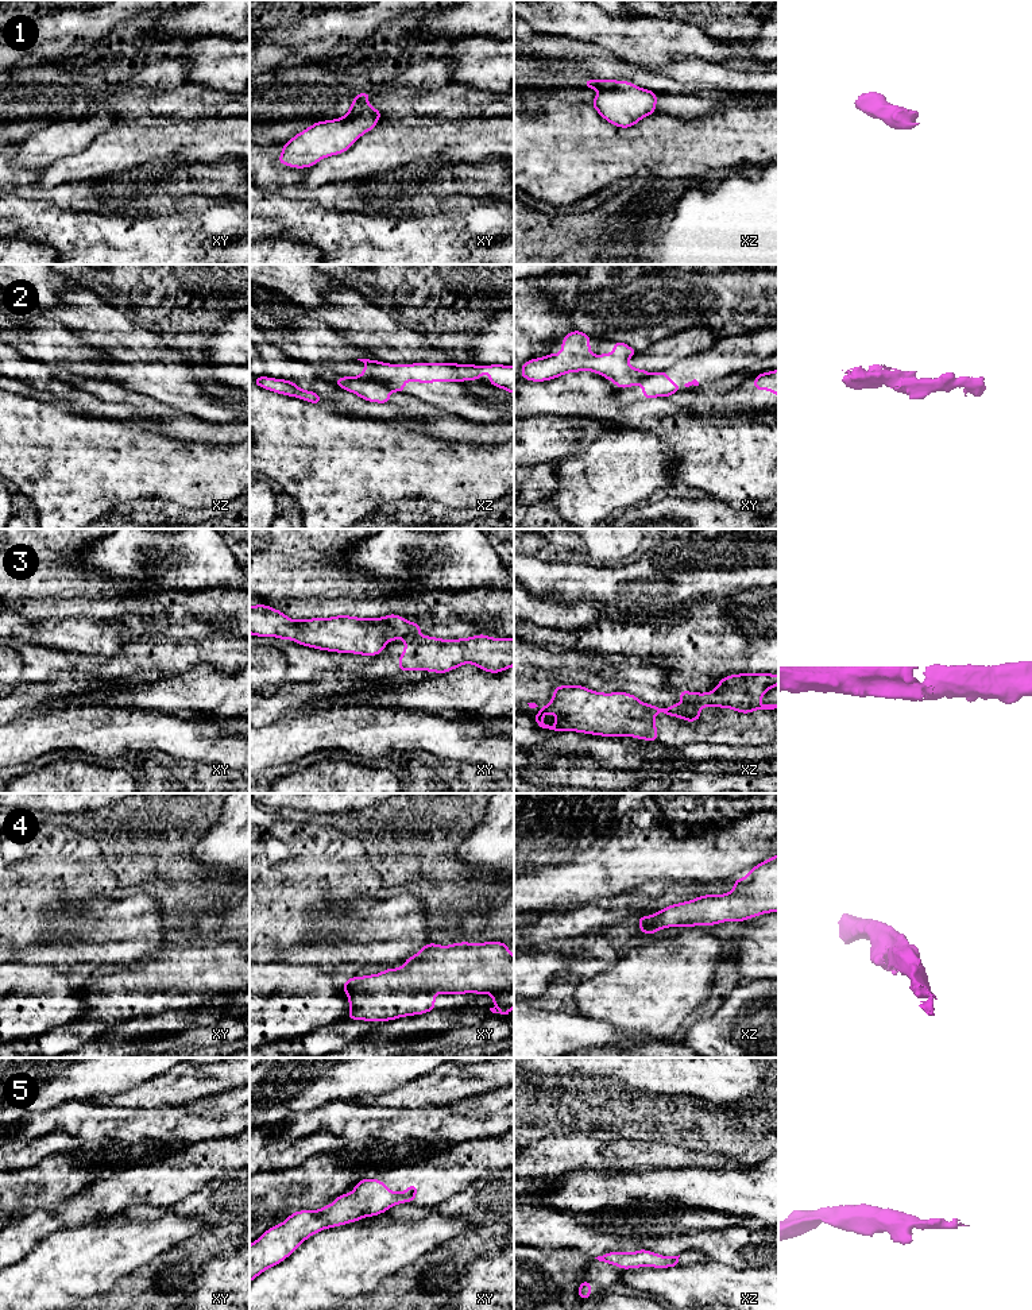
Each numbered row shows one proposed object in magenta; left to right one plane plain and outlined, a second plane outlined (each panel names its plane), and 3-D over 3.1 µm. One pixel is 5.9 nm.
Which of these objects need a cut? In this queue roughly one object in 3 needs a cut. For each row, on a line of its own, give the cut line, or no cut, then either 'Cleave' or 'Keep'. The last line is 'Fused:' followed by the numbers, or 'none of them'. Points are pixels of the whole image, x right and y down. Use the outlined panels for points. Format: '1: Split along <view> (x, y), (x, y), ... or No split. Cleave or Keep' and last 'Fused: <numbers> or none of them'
1: No split. Keep
2: Split along xz (360, 375), (381, 382), (390, 390). Cleave
3: Split along xy (413, 633), (404, 638). Cleave
4: No split. Keep
5: No split. Keep
Fused: 2, 3

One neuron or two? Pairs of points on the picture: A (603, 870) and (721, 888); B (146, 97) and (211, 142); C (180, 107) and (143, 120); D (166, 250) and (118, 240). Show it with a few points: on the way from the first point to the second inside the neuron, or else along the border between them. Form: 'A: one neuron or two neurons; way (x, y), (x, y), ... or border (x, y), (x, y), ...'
A: two neurons; border (707, 883), (710, 884)
B: two neurons; border (208, 118), (174, 118), (162, 122)
C: one neuron; way (170, 107), (158, 107), (153, 112)
D: one neuron; way (154, 250), (130, 250)

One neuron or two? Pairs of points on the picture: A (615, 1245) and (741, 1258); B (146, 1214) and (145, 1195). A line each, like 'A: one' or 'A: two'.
A: one
B: two

